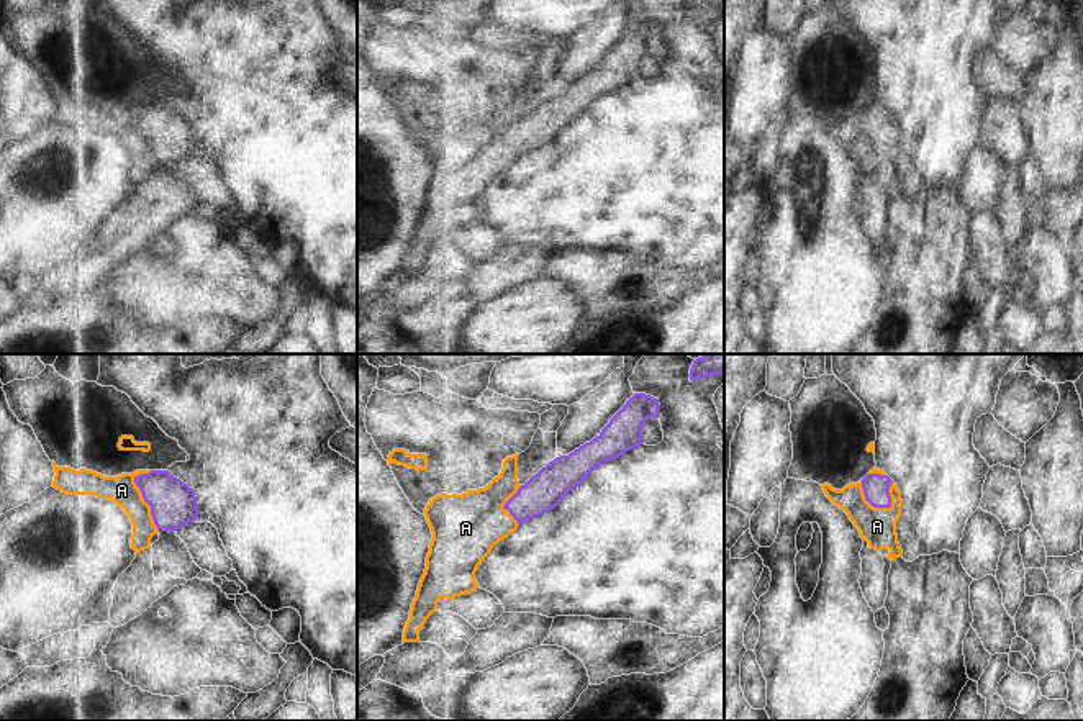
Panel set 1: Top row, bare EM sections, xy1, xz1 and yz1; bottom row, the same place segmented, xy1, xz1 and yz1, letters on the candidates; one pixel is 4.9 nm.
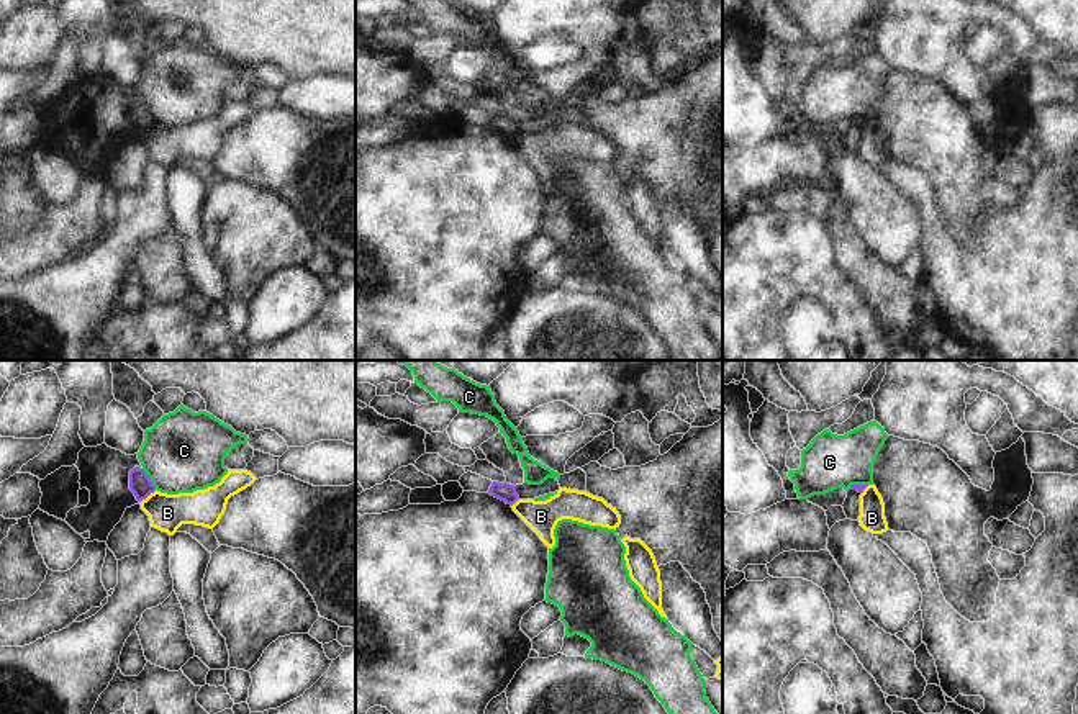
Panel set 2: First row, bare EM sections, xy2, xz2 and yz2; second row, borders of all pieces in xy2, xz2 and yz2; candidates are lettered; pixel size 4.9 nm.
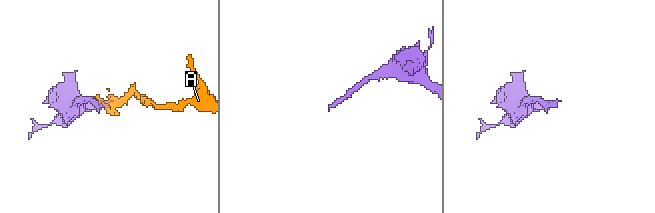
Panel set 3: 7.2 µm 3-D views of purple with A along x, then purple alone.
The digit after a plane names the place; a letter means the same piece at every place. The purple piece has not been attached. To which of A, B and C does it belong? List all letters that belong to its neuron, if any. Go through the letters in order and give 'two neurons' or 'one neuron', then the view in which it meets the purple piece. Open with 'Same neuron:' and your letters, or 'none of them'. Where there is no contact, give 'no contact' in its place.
Same neuron: A
A: one neuron; meets purple in xy1
B: two neurons; meets purple in xy2
C: two neurons; meets purple in xy2

